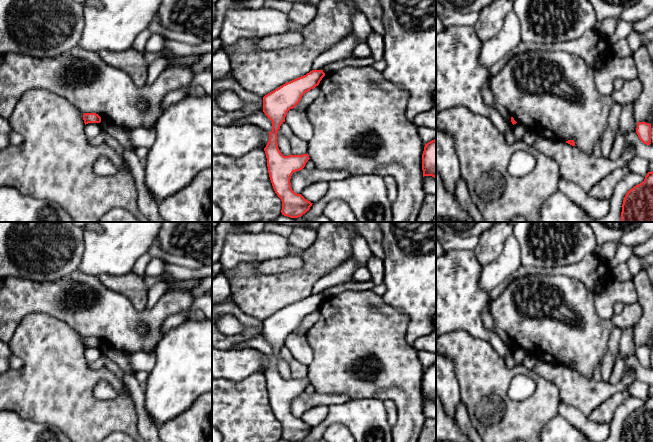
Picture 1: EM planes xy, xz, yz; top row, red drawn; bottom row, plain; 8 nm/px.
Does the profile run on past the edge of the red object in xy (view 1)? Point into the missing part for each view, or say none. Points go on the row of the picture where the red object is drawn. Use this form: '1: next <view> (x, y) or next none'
1: next none

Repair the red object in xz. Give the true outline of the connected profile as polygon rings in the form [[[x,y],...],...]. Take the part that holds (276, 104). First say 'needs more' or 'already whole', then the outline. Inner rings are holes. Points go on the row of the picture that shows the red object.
already whole; [[[312,70],[263,97],[263,112],[272,121],[272,131],[264,148],[268,173],[273,189],[282,201],[281,213],[290,218],[301,217],[313,204],[295,193],[290,183],[292,174],[302,170],[310,158],[308,153],[284,156],[278,148],[277,133],[287,112],[300,102],[306,92],[318,86],[324,76],[323,70]]]

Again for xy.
already whole; [[[84,113],[83,120],[85,125],[88,123],[100,123],[101,117],[96,113]]]

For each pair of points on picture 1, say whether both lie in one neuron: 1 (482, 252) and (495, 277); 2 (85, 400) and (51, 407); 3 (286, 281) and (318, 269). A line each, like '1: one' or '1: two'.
1: two
2: one
3: one

